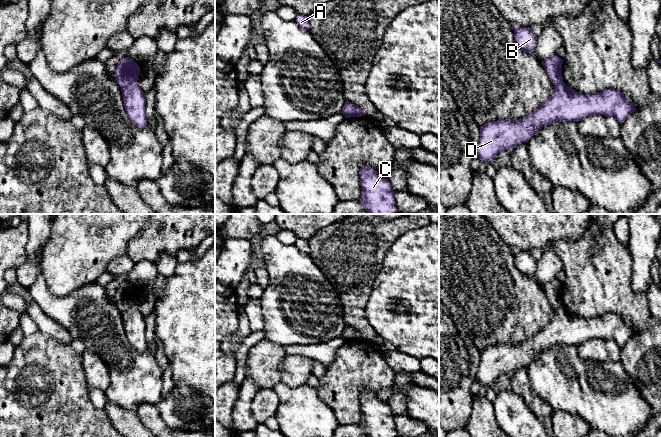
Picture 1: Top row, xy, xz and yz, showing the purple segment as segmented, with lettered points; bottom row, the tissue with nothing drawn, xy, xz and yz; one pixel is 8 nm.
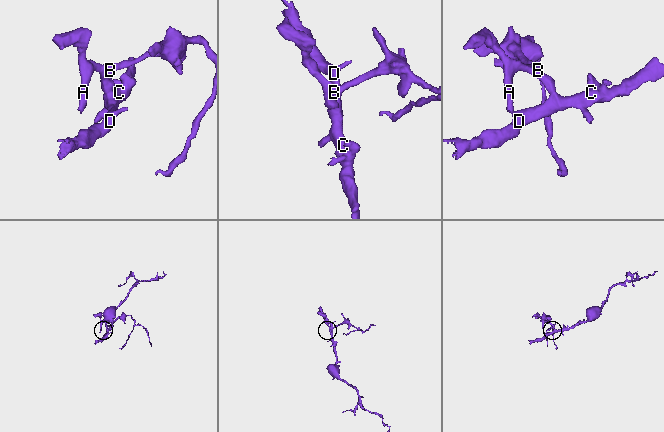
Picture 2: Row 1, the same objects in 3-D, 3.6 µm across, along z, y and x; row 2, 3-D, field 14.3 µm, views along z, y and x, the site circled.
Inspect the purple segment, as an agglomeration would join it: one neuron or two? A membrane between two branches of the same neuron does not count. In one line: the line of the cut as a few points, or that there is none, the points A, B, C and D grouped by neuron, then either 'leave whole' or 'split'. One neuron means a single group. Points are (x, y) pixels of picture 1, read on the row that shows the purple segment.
no cut; A B C D; leave whole

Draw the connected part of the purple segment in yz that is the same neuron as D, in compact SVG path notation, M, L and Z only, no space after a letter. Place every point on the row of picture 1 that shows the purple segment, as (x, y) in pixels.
M556 54L541 62L555 85L552 95L532 113L519 120L488 122L480 127L476 154L481 162L492 163L503 150L526 143L538 130L556 121L579 122L589 115L613 115L620 124L636 111L632 101L615 89L582 95L563 82L563 59Z

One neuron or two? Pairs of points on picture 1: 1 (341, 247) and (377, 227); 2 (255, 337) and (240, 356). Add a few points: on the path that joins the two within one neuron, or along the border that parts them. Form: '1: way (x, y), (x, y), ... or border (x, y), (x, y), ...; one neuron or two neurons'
1: way (350, 247), (356, 247), (368, 236); one neuron
2: way (250, 342), (242, 351); one neuron

